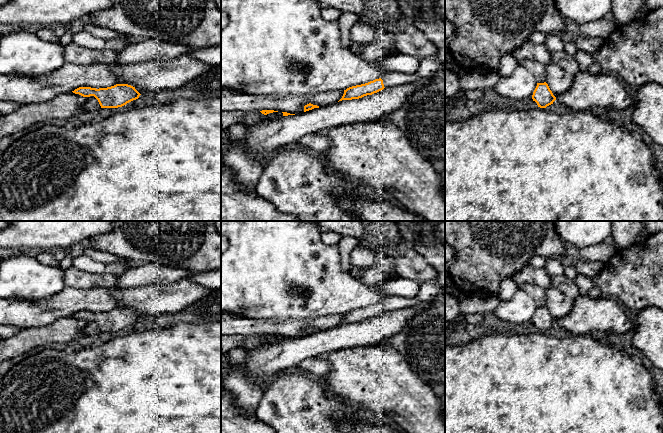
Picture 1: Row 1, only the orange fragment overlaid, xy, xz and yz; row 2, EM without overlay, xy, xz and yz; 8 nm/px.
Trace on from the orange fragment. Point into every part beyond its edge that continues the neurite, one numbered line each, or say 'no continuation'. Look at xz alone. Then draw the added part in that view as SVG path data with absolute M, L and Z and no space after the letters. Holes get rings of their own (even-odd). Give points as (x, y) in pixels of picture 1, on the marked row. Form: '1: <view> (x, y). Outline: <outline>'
1: xz (429, 66). Outline: M427 57L420 60L420 67L414 74L387 72L381 79L385 88L413 83L420 78L431 78L439 69L443 68L441 61L436 57Z

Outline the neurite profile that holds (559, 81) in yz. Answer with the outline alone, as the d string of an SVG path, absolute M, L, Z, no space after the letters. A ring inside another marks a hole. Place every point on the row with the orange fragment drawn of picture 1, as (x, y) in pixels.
M552 62L545 66L545 80L555 97L569 91L574 79L575 75Z

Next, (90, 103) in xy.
M94 96L84 97L82 106L85 111L98 111L101 109L98 100Z

